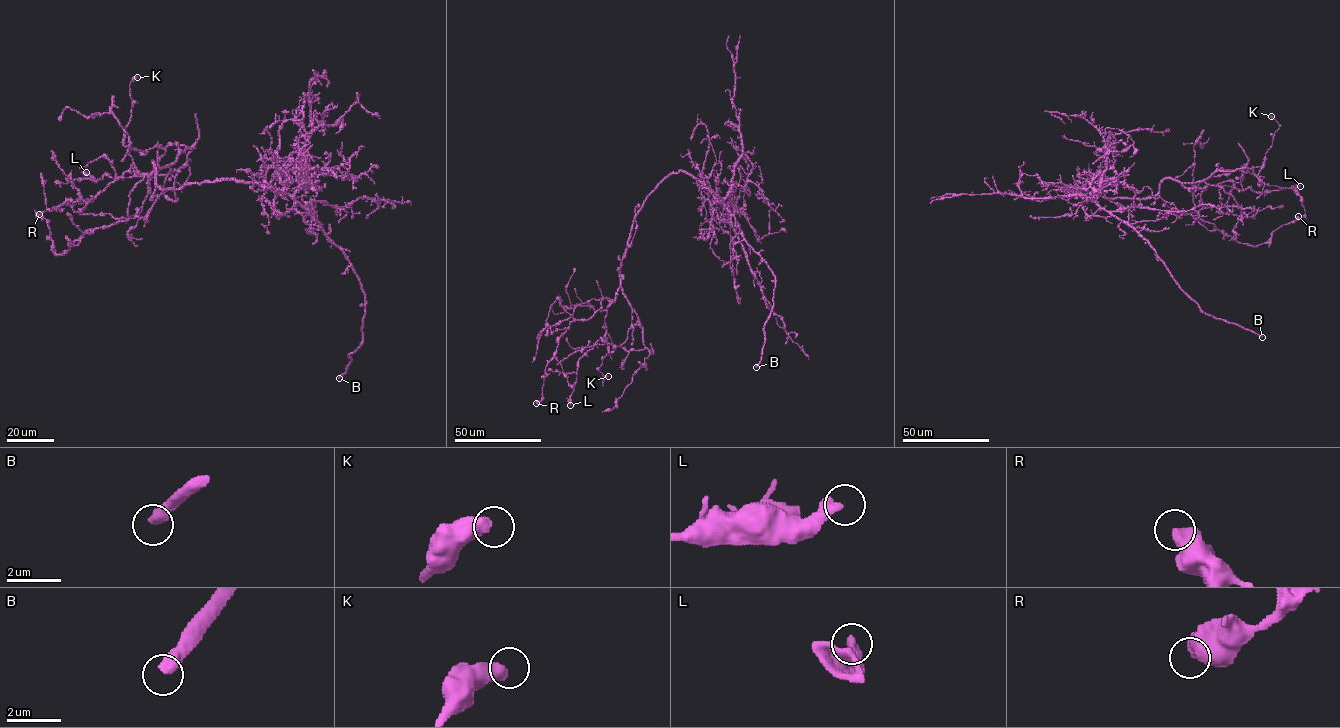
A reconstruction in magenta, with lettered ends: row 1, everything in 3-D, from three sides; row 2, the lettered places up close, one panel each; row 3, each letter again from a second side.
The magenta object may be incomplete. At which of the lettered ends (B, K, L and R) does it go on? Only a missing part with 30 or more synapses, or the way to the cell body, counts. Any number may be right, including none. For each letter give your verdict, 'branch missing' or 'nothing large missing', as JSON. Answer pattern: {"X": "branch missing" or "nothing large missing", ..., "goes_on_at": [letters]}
{"B": "branch missing", "K": "nothing large missing", "L": "nothing large missing", "R": "nothing large missing", "goes_on_at": ["B"]}

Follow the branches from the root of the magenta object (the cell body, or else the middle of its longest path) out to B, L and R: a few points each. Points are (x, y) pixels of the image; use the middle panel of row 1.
B: (654, 189), (671, 173), (691, 173), (734, 216), (745, 241), (775, 276), (773, 307), (756, 367)
L: (654, 189), (635, 217), (621, 262), (620, 287), (607, 307), (605, 337), (578, 361), (570, 405)
R: (654, 189), (635, 217), (616, 299), (603, 298), (591, 317), (570, 323), (545, 368), (542, 399), (536, 403)

